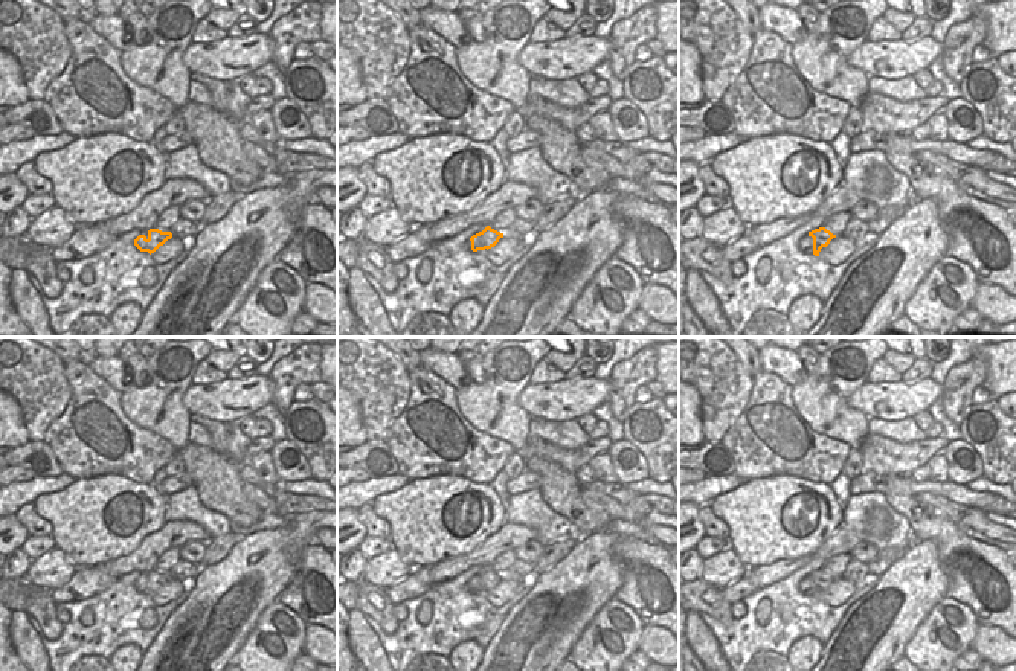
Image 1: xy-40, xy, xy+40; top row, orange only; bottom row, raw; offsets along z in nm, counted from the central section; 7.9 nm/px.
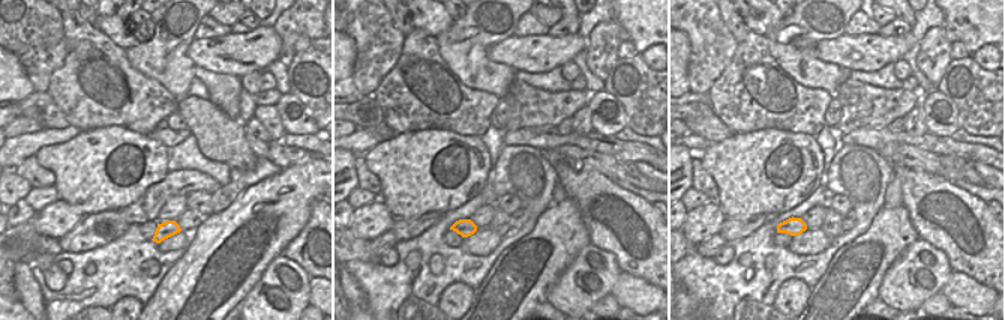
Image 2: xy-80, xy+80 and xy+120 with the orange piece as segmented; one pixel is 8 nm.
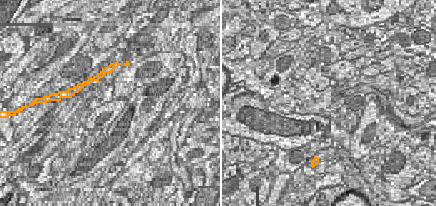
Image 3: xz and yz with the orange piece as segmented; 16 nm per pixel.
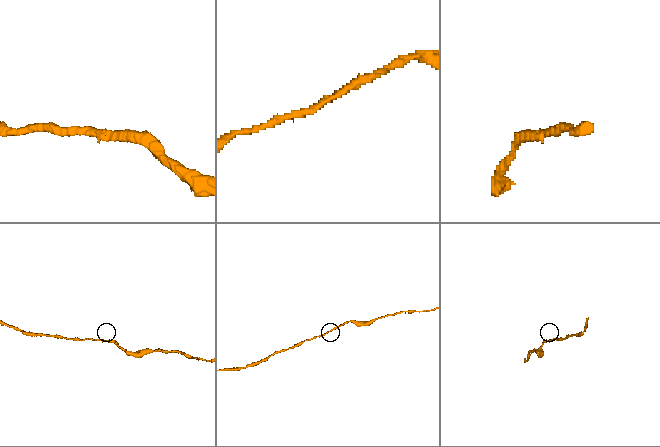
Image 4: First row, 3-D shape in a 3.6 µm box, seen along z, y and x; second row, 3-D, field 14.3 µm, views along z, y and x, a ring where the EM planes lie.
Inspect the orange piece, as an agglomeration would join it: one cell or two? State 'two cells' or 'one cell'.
one cell

